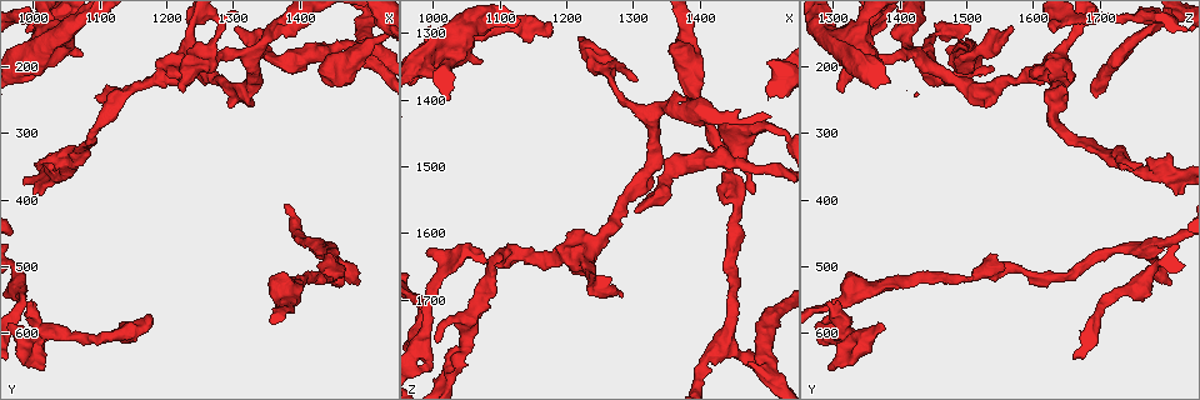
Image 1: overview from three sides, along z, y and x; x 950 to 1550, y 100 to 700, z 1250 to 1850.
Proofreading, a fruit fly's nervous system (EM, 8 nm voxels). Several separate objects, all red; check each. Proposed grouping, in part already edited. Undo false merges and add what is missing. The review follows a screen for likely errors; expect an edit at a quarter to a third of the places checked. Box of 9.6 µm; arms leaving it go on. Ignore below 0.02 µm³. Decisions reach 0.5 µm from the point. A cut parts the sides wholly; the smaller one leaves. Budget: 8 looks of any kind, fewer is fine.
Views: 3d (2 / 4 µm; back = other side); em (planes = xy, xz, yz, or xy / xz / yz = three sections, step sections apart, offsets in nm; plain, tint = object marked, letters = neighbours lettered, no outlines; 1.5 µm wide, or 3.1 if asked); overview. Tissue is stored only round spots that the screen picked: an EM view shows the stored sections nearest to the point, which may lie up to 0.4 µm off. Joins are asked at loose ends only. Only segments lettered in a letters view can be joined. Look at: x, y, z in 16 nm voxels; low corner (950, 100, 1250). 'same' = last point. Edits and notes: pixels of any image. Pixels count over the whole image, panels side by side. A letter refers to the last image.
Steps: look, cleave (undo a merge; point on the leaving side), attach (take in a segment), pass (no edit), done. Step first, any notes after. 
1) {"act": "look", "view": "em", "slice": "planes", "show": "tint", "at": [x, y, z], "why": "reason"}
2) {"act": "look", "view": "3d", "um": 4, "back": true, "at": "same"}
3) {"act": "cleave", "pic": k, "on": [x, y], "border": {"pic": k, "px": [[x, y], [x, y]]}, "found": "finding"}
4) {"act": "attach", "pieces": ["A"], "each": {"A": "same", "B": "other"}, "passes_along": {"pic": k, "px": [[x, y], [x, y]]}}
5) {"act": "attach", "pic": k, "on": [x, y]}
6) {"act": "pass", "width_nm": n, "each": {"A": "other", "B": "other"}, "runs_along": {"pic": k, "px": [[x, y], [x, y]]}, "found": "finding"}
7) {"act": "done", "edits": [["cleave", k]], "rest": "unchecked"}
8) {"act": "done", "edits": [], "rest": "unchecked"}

{"act": "look", "view": "em", "slice": "xy", "step": 8, "show": "letters", "at": [1225, 245, 1320], "why": "an open end"}

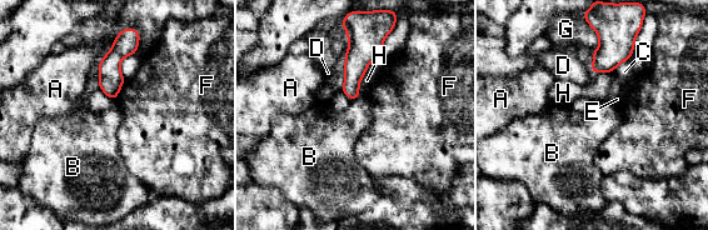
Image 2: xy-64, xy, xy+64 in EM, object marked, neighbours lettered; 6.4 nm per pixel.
{"act": "look", "view": "em", "slice": "planes", "show": "letters", "at": "same"}

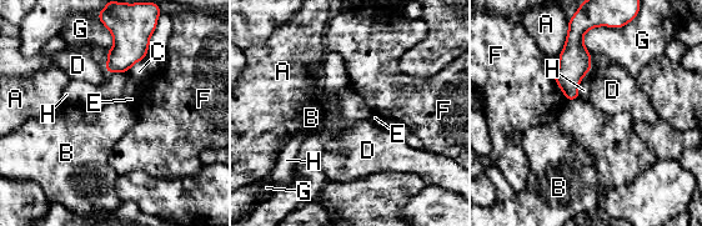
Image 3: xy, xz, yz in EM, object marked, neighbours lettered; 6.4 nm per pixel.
{"act": "pass", "each": {"A": "other", "B": "other", "C": "other", "D": "other", "E": "other", "F": "other", "G": "other", "H": "other"}, "border": {"pic": 3, "px": [[578, 96], [568, 101]]}, "found": "no lettered segment goes on from it"}

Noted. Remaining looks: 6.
{"act": "look", "view": "3d", "um": 2, "at": [990, 555, 1295], "why": "an open end"}

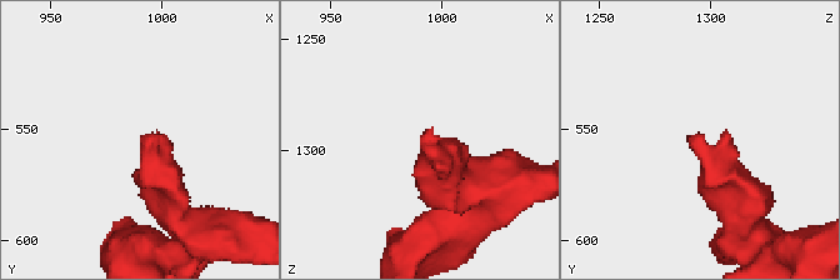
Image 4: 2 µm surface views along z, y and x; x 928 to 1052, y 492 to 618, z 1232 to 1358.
{"act": "look", "view": "em", "slice": "yz", "step": 8, "show": "tint", "at": [993, 555, 1291]}

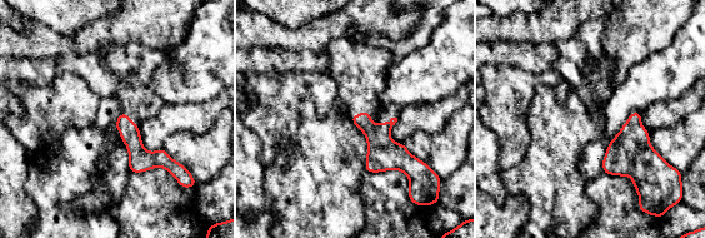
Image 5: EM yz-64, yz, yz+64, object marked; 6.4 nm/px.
{"act": "look", "view": "em", "slice": "planes", "show": "letters", "at": "same"}

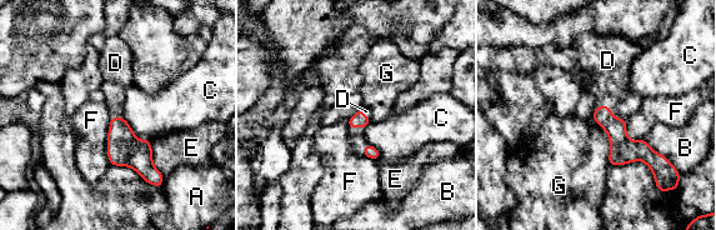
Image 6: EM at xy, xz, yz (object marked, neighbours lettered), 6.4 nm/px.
{"act": "attach", "pieces": ["D"], "each": {"A": "other", "B": "other", "C": "other", "D": "same", "E": "other", "F": "other", "G": "other"}, "passes_along": {"pic": 6, "px": [[621, 146], [610, 110], [609, 71]]}, "found": "it goes on there"}

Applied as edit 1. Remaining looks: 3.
{"act": "look", "view": "3d", "um": 4, "at": [1175, 570, 1295], "why": "an open end"}

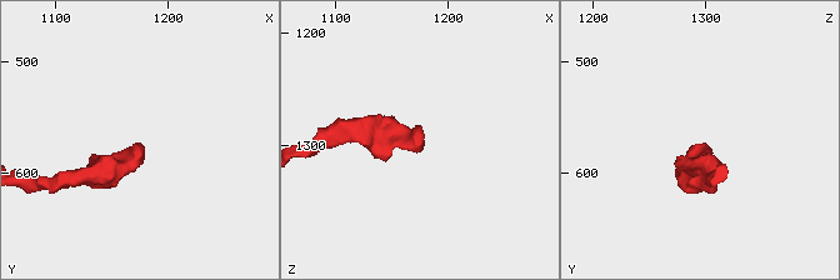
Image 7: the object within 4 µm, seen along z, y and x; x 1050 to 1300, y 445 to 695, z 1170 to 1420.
{"act": "look", "view": "em", "slice": "planes", "show": "letters", "at": [1174, 570, 1298], "why": "now the EM"}

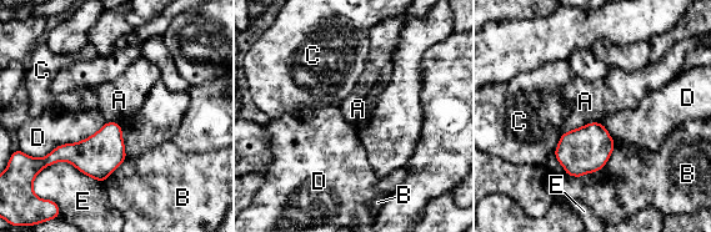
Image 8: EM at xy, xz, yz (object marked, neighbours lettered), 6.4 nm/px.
{"act": "pass", "width_nm": 190, "each": {"A": "other", "B": "other", "C": "other", "D": "other", "E": "other"}, "border": {"pic": 8, "px": [[600, 122], [589, 122], [562, 134]]}, "found": "no lettered segment goes on from it"}

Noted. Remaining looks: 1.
{"act": "done", "edits": [["attach", 6]], "rest": "unchecked"}

